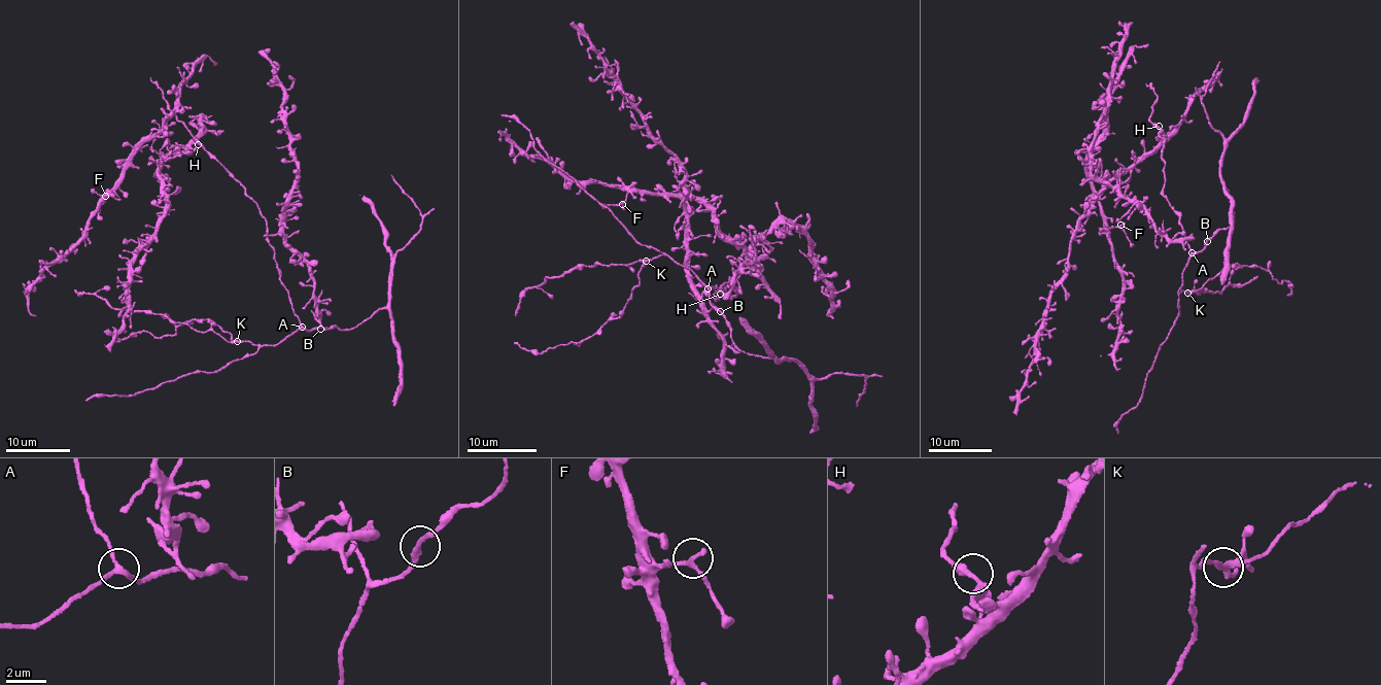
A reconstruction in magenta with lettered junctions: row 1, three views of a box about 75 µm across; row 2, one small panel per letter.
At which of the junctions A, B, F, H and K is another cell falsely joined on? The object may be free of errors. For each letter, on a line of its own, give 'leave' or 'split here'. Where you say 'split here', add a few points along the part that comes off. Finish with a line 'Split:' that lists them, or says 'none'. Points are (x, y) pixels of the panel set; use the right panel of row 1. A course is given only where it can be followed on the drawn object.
A: leave
B: leave
F: leave
H: leave
K: split here | (1187, 294), (1238, 264), (1255, 266), (1282, 284), (1283, 280), (1292, 285), (1288, 296)
Split: K

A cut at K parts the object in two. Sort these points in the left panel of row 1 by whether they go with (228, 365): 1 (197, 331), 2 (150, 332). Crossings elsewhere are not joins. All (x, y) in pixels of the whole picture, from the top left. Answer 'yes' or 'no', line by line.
1: yes
2: no

